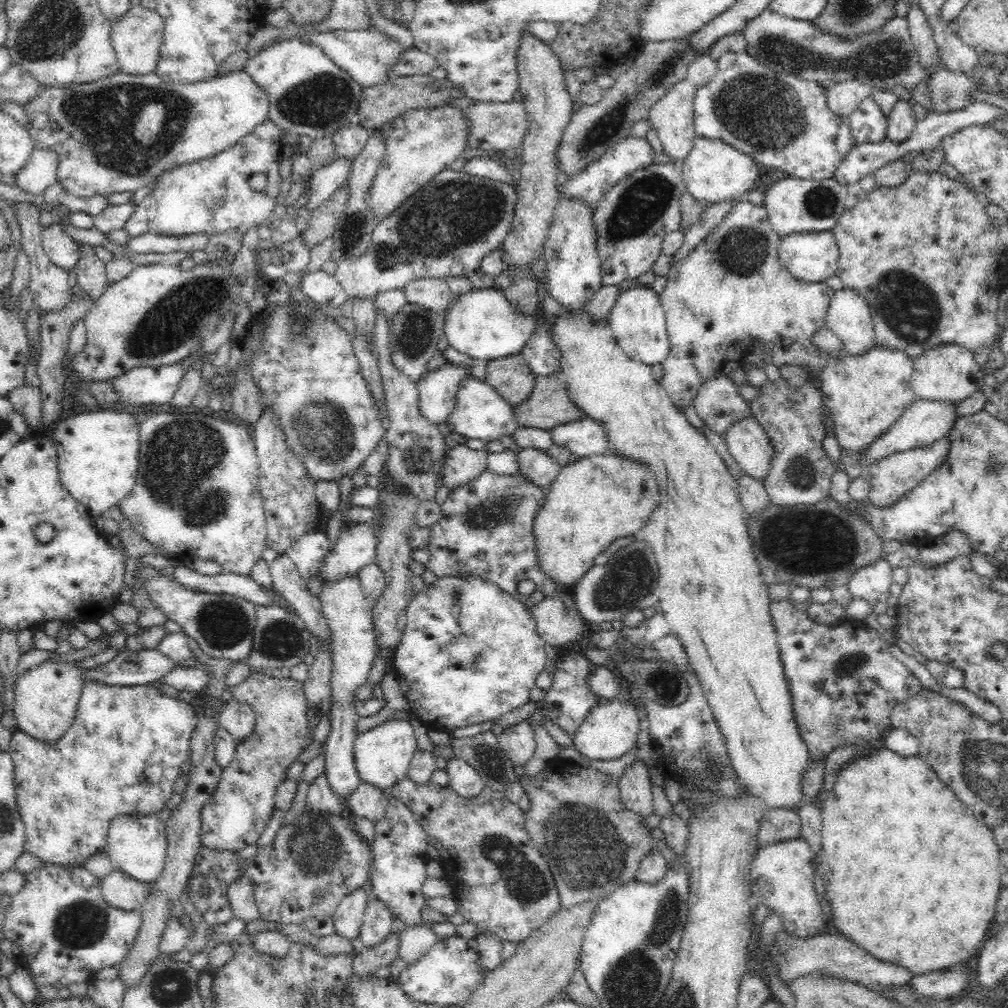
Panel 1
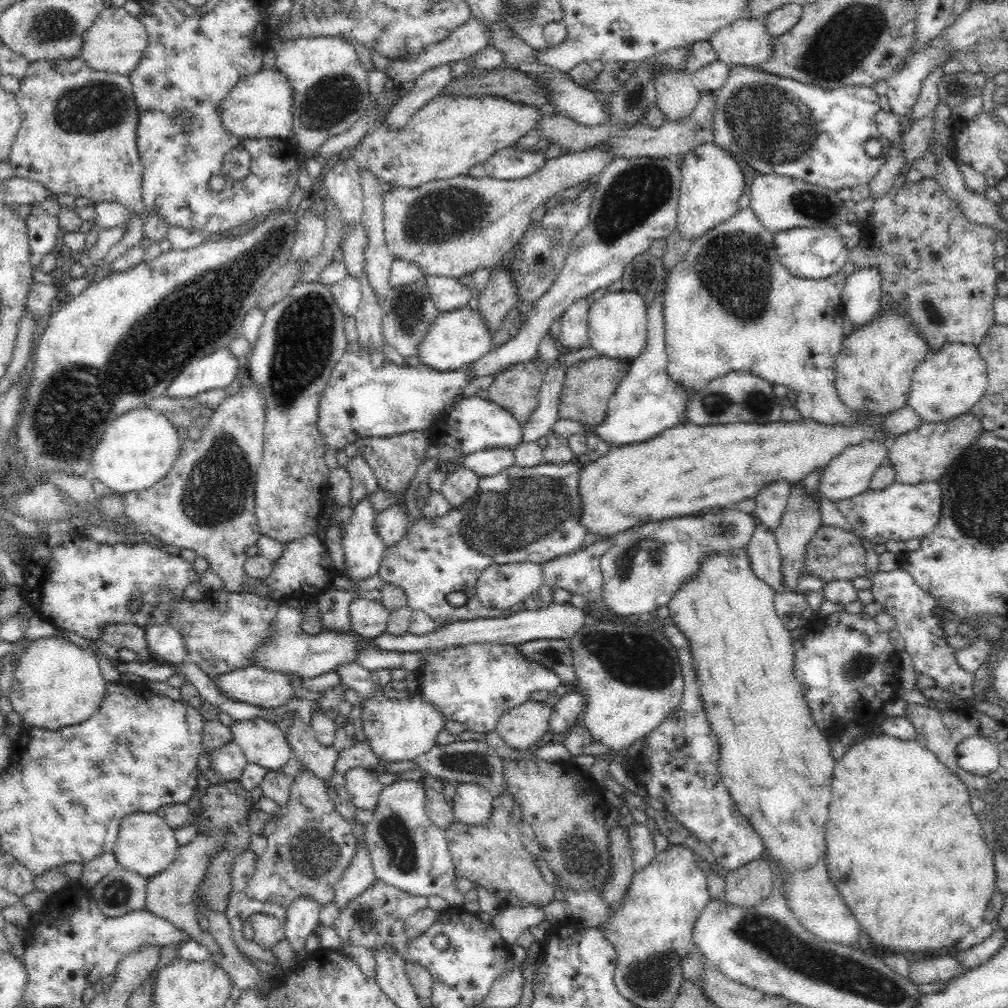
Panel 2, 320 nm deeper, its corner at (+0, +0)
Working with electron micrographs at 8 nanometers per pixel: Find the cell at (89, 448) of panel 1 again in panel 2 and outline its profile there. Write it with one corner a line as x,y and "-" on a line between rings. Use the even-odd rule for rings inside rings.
147,406
136,407
136,410
122,414
98,441
89,470
113,492
125,495
144,490
160,482
173,467
182,440
182,432
176,428
161,412

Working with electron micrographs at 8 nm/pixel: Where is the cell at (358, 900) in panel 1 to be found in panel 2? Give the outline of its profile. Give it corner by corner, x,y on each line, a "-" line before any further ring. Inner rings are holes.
354,822
351,824
352,834
357,840
357,850
354,858
350,860
350,864
343,870
340,880
335,884
335,894
333,900
339,908
344,906
344,902
348,902
350,898
358,896
362,890
366,890
376,879
370,849
365,840
364,823

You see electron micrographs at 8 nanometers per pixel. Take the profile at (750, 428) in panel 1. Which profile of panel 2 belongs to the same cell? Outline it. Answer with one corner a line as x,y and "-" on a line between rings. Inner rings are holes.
778,481
760,489
755,496
755,511
757,523
760,523
775,534
780,519
787,507
791,493
791,485
788,481

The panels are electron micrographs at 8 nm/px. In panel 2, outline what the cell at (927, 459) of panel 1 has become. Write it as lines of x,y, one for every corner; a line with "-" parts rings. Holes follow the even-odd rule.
971,412
939,423
922,423
885,443
888,458
895,470
896,482
918,484
919,482
937,481
944,476
955,458
971,445
985,430
980,419

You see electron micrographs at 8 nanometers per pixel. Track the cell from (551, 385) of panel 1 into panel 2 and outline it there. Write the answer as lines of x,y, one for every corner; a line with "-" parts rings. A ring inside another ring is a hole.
604,355
576,363
564,374
565,384
559,402
559,418
578,420
590,427
600,424
605,419
610,397
629,370
630,361
610,359

